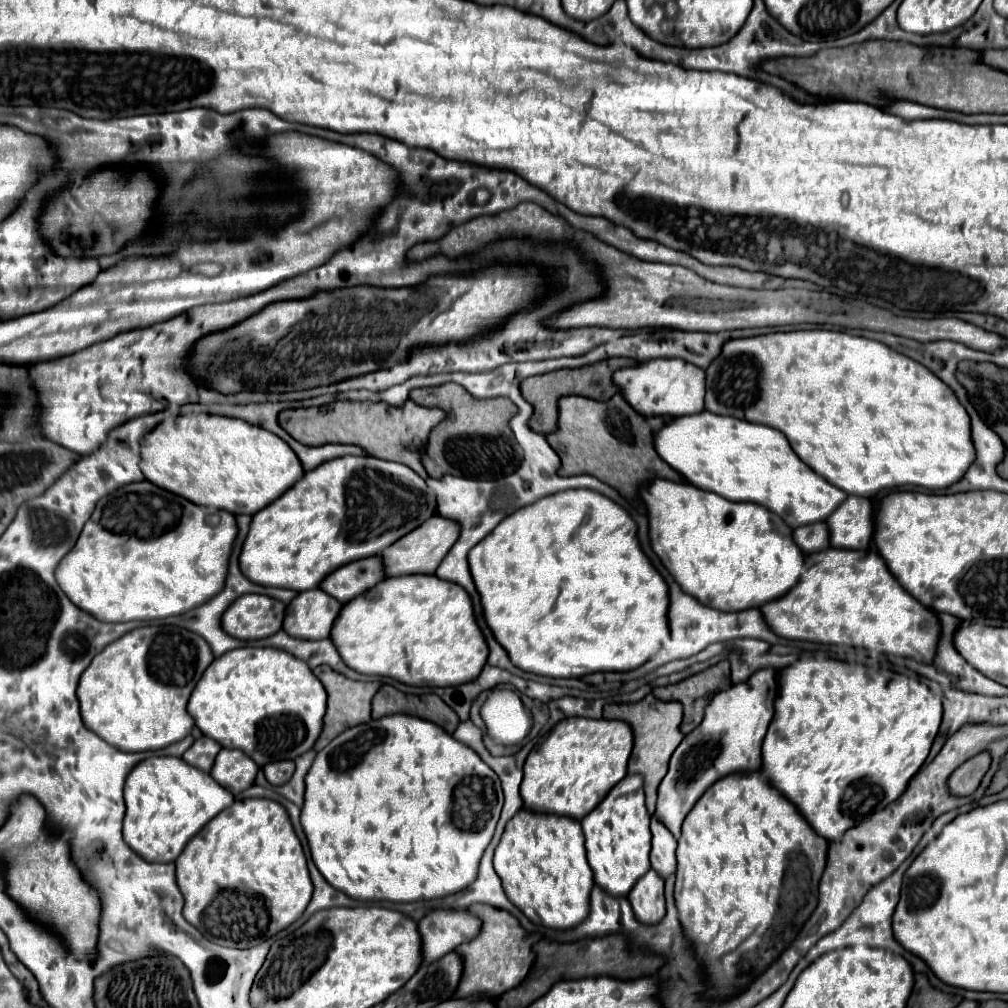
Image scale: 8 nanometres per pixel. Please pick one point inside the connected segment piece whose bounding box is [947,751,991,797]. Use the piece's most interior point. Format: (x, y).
(965, 779)

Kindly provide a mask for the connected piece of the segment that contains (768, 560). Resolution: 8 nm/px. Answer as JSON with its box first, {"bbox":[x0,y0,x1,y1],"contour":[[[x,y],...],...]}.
{"bbox":[639,479,805,611],"contour":[[[663,479],[647,483],[647,487],[639,491],[639,497],[647,507],[651,549],[679,583],[679,587],[683,587],[683,591],[689,595],[695,595],[695,599],[707,607],[715,607],[719,611],[759,607],[767,601],[783,597],[803,573],[805,555],[793,543],[791,529],[783,523],[783,519],[761,505],[727,501],[717,493],[697,489],[689,483],[673,483]]]}

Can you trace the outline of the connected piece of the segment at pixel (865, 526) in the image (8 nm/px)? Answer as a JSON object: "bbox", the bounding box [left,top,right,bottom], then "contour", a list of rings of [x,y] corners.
{"bbox":[827,495,873,549],"contour":[[[849,495],[827,519],[829,539],[839,549],[867,549],[873,533],[873,507],[869,499]]]}

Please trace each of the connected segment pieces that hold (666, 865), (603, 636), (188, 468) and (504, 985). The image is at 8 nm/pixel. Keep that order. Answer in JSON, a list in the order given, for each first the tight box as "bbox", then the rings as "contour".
[{"bbox":[651,815,677,877],"contour":[[[655,815],[651,817],[651,833],[651,867],[659,871],[661,877],[669,877],[677,869],[677,839],[671,835],[671,831],[667,831],[667,827],[663,827],[663,823],[659,823],[659,819],[655,819]]]},{"bbox":[469,489,669,677],"contour":[[[587,489],[561,491],[561,493],[543,497],[537,503],[531,503],[511,513],[481,543],[477,543],[471,549],[469,569],[475,581],[475,587],[479,591],[479,597],[481,597],[485,623],[493,631],[497,643],[507,651],[507,655],[511,655],[511,663],[515,663],[515,667],[529,671],[529,673],[547,675],[547,677],[583,677],[587,673],[597,673],[597,671],[631,671],[643,665],[655,651],[659,651],[669,635],[667,585],[663,577],[655,571],[655,567],[649,563],[645,553],[641,551],[639,541],[637,541],[635,521],[623,507],[619,507],[617,503],[613,503],[611,499],[595,491],[587,491]]]},{"bbox":[141,413,303,515],"contour":[[[189,413],[169,417],[147,433],[141,447],[141,471],[147,481],[183,495],[191,503],[253,515],[303,477],[291,447],[277,435],[243,419]]]},{"bbox":[455,903,541,997],"contour":[[[475,903],[469,907],[469,911],[483,919],[483,929],[475,939],[463,943],[457,949],[463,955],[465,969],[455,997],[471,997],[471,995],[499,997],[501,993],[517,987],[527,977],[529,969],[535,963],[533,943],[541,939],[541,933],[535,935],[527,933],[509,911],[487,907],[485,903]]]}]

